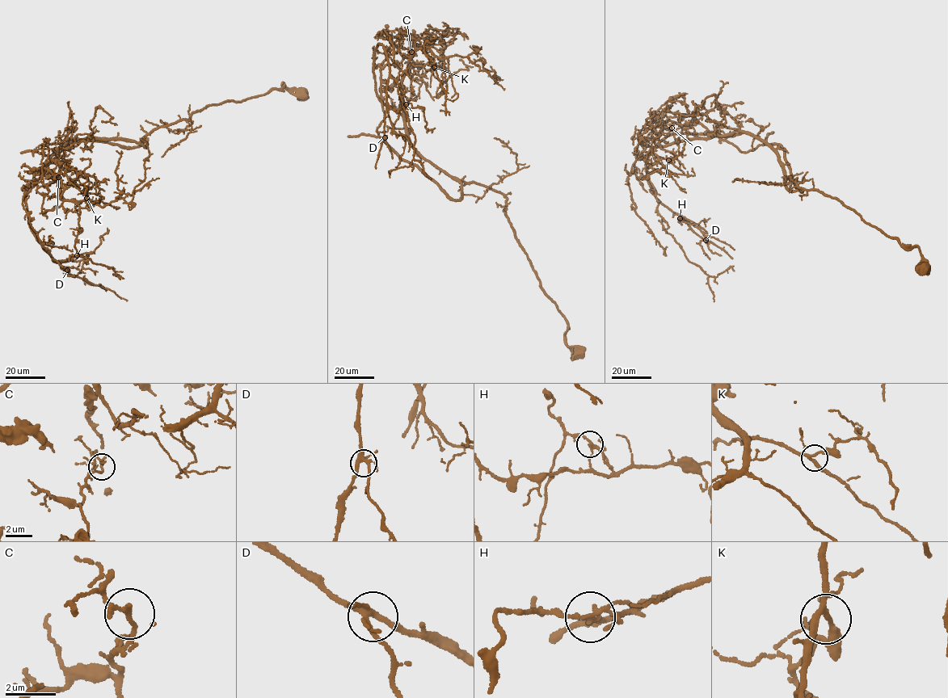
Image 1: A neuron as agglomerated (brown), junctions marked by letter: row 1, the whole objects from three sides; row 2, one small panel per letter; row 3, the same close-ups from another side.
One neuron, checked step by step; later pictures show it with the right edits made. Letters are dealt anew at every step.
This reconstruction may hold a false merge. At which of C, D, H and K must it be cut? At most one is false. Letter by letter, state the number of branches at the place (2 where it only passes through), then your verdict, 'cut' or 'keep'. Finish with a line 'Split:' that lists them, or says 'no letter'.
C: branches 3; keep
D: branches 5; keep
H: branches 5; cut
K: branches 4; keep
Split: H

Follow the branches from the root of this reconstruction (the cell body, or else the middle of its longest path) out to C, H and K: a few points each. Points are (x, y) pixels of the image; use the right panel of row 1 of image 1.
C: (924, 268), (917, 247), (785, 180), (760, 140), (734, 131), (677, 140), (672, 128)
H: (924, 268), (917, 247), (785, 180), (777, 153), (743, 132), (676, 132), (654, 149), (650, 185), (680, 218)
K: (924, 268), (917, 247), (785, 180), (778, 156), (750, 134), (655, 149), (668, 160)

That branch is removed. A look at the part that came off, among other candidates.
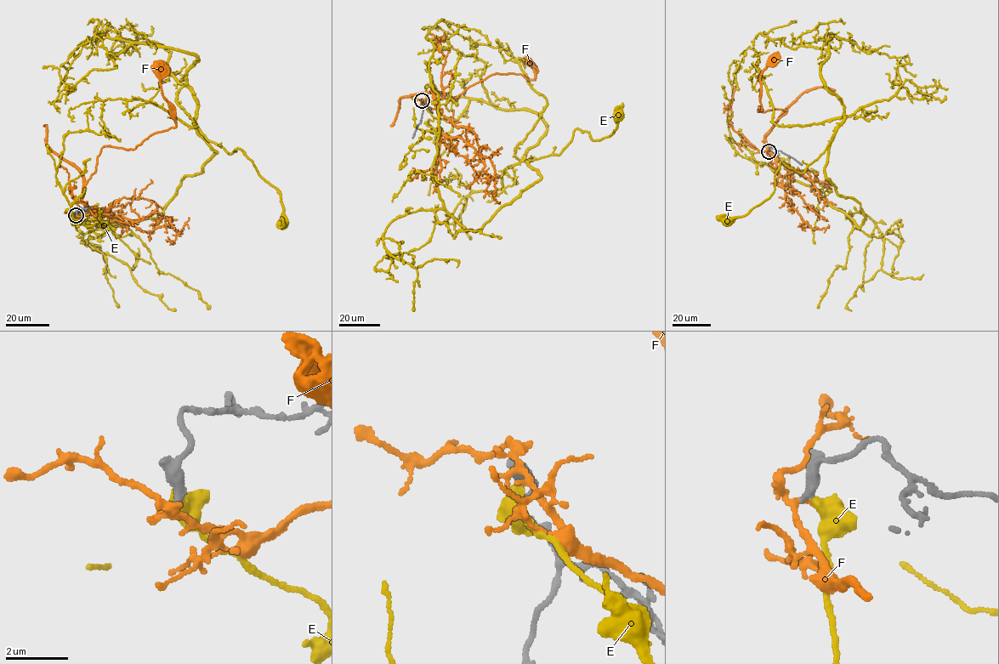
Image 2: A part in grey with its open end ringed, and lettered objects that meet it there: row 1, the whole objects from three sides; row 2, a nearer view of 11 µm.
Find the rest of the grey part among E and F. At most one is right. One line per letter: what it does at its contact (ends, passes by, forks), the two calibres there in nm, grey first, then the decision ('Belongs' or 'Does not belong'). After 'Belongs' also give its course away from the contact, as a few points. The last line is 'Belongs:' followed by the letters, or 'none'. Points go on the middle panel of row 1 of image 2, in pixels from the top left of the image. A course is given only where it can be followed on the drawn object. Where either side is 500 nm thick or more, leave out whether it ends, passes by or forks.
E: It ends there. Thickness 380 nm (grey) against 480 nm. Does not belong
F: It forks there. Thickness 280 nm (grey) against 160 nm. Does not belong
Belongs: none

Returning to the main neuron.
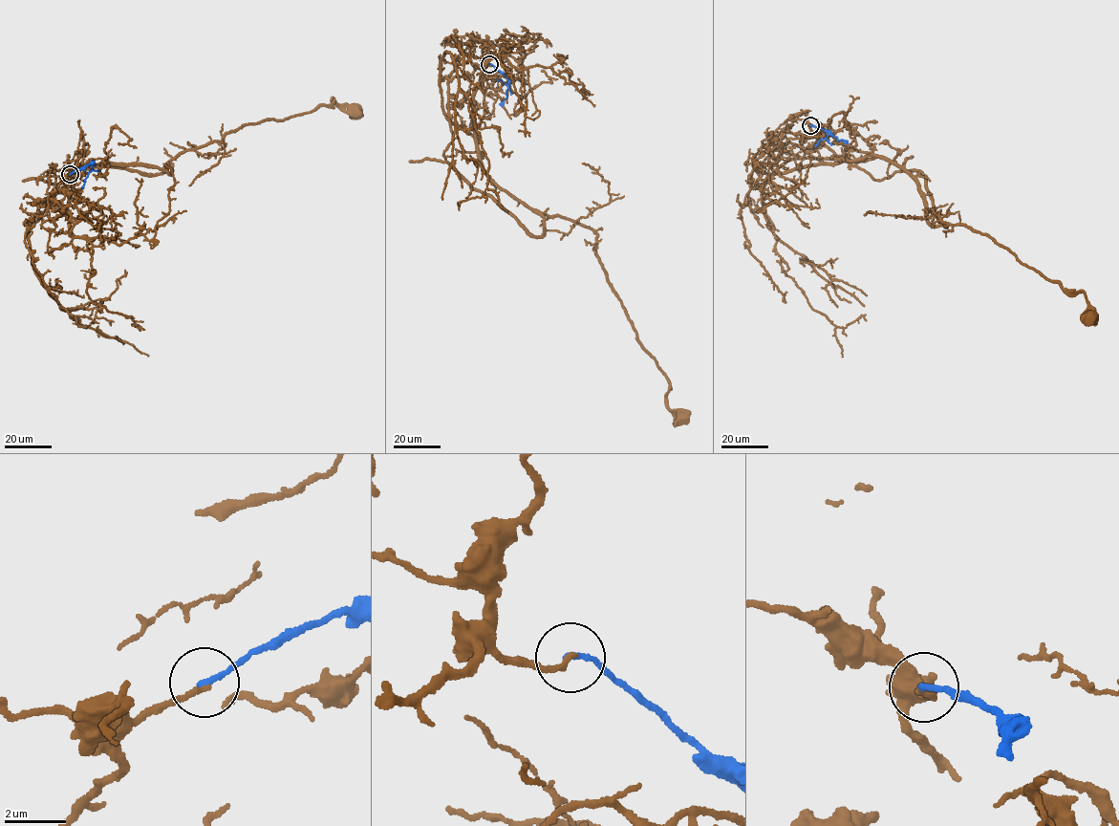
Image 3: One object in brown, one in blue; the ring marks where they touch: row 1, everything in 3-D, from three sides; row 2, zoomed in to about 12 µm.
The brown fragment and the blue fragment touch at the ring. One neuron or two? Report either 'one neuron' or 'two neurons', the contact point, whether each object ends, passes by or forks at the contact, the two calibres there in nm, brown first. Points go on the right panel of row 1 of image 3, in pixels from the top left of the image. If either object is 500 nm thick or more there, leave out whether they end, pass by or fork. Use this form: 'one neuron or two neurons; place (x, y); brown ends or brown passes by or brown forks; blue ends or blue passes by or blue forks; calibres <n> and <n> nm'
two neurons; place (810, 125); brown ends; blue ends; calibres 200 and 170 nm

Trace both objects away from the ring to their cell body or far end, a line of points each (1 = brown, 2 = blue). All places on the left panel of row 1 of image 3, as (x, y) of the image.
1: (70, 174), (39, 204), (53, 195), (50, 171), (162, 168), (243, 124), (333, 107), (332, 99), (356, 109)
2: (70, 174), (92, 163), (82, 187)

